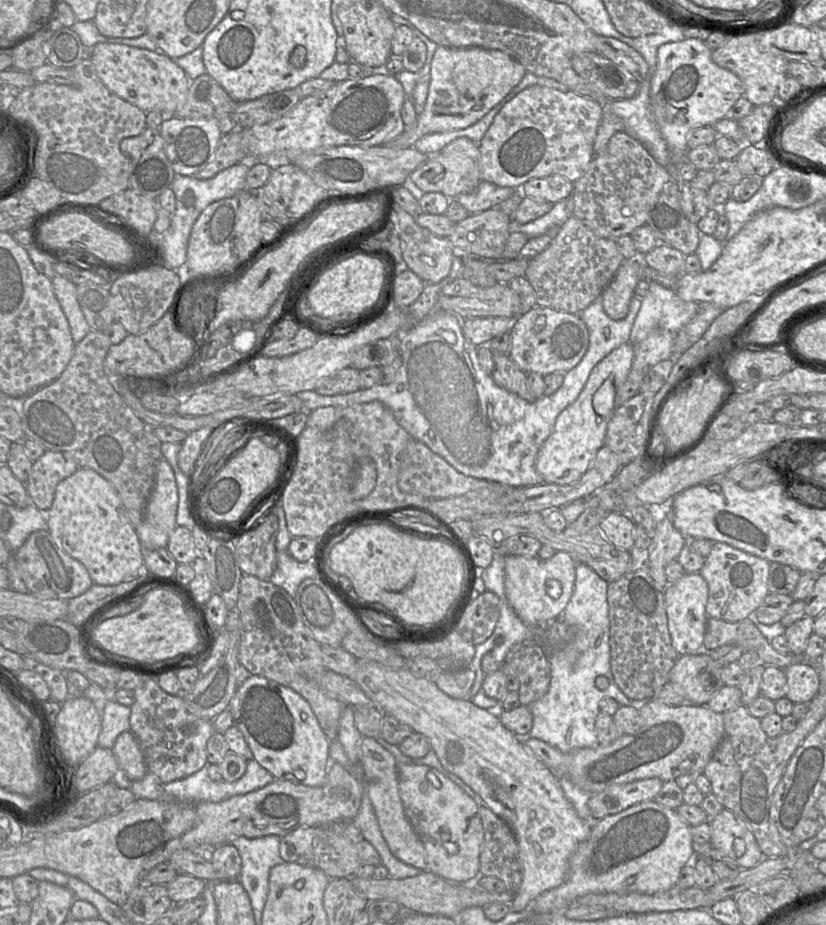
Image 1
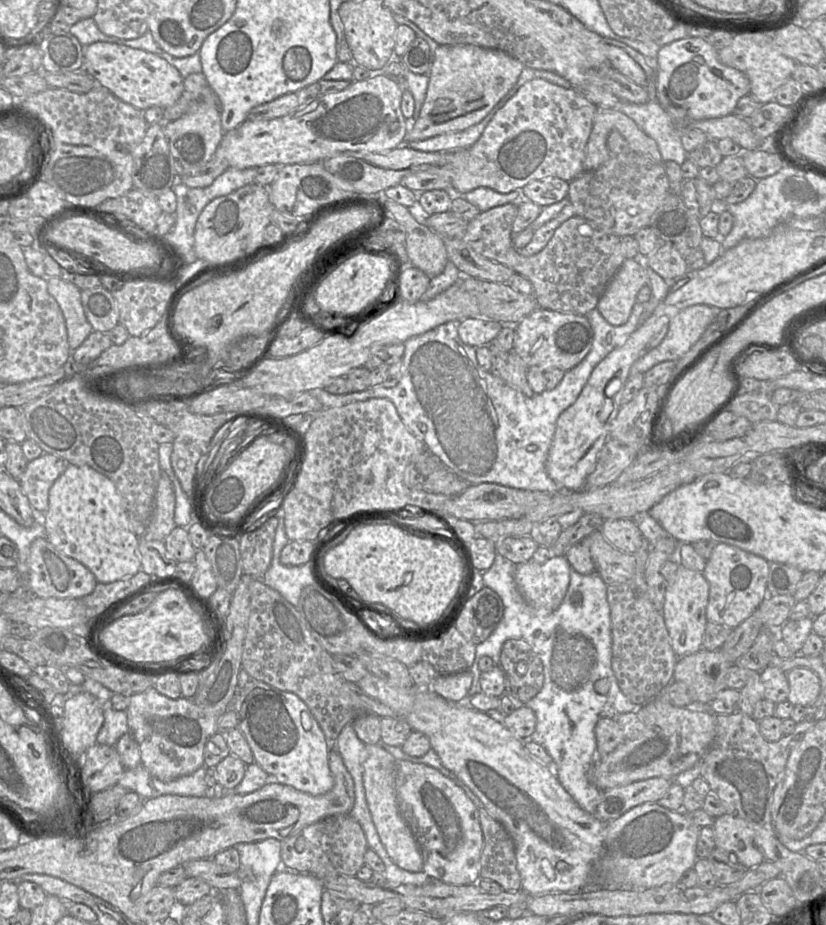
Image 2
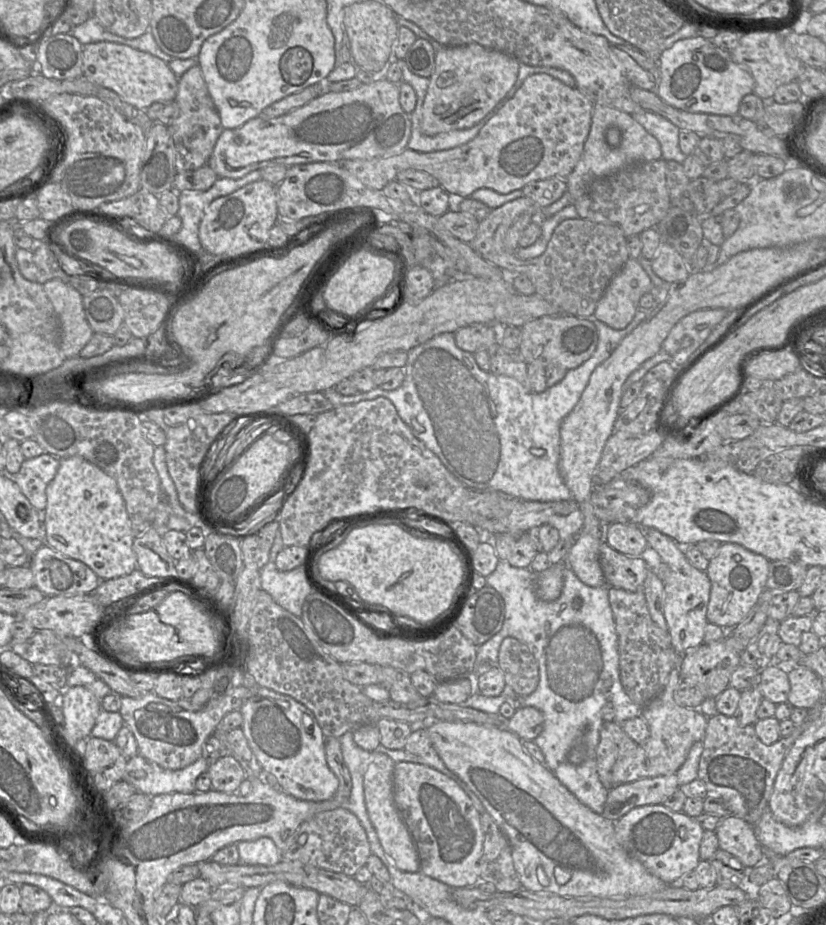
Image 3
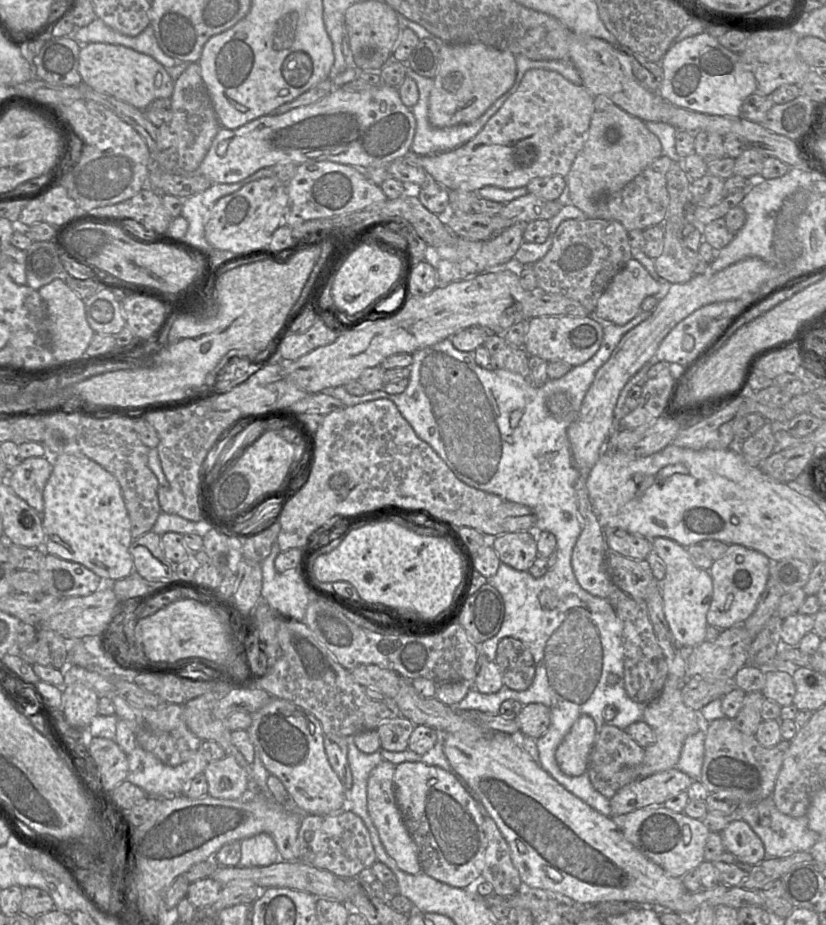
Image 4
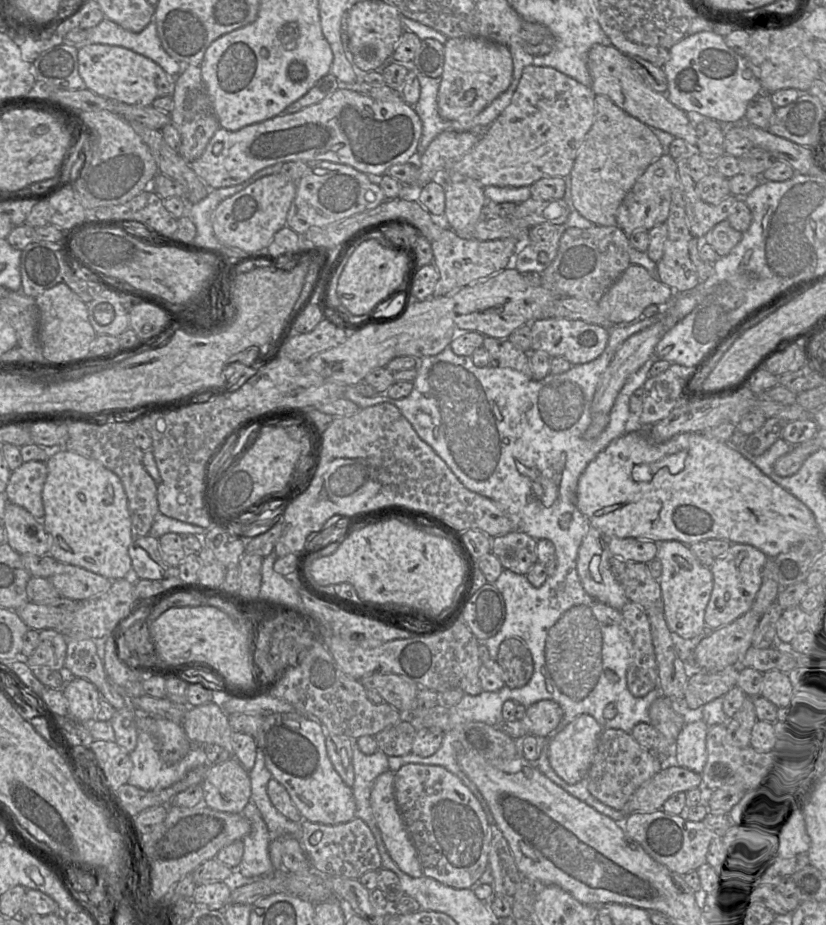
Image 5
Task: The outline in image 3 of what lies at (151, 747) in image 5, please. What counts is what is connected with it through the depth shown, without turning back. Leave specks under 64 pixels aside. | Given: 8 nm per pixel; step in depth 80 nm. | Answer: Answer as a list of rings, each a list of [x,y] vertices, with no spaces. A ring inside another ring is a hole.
[[[140,754],[129,758],[125,767],[123,780],[133,785],[138,792],[148,796],[170,793],[193,793],[195,792],[195,783],[198,776],[207,771],[209,764],[200,757],[192,764],[179,770],[169,770],[147,760]]]

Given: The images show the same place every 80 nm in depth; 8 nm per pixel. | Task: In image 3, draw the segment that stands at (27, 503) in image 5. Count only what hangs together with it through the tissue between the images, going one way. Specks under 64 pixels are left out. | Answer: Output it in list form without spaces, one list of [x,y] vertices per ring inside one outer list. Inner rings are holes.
[[[43,453],[25,459],[18,473],[10,476],[36,510],[46,508],[46,488],[55,477],[59,464],[60,459],[49,453]]]

